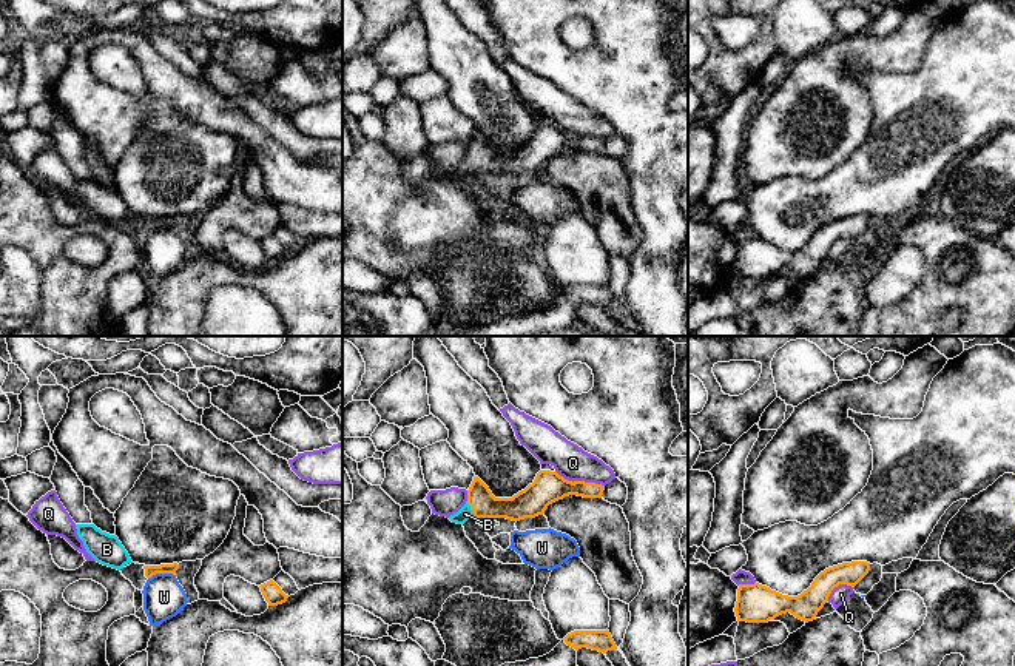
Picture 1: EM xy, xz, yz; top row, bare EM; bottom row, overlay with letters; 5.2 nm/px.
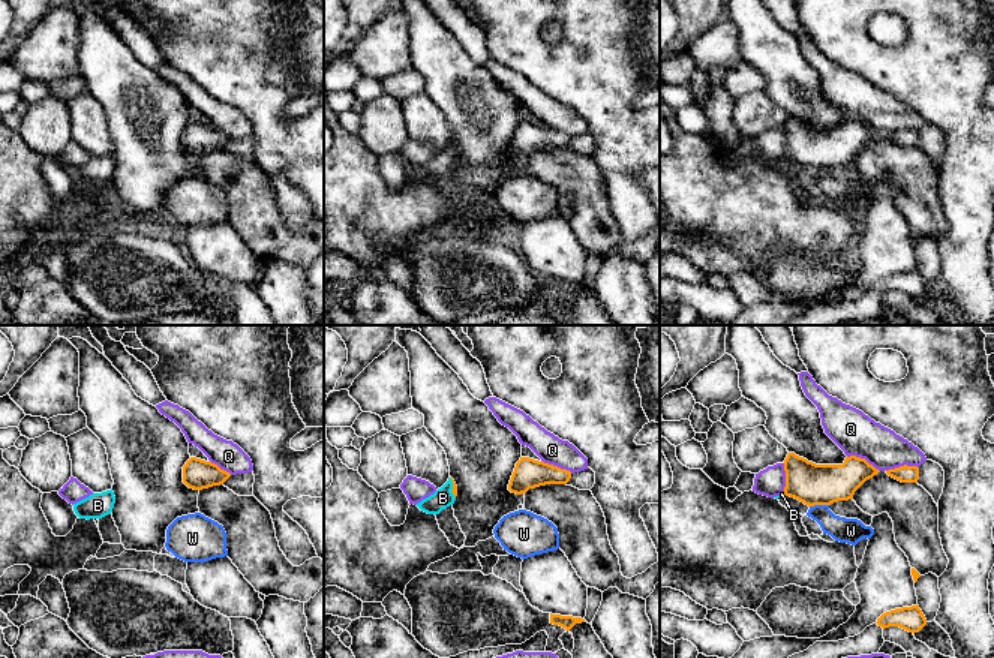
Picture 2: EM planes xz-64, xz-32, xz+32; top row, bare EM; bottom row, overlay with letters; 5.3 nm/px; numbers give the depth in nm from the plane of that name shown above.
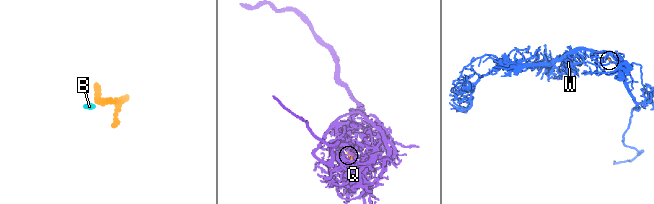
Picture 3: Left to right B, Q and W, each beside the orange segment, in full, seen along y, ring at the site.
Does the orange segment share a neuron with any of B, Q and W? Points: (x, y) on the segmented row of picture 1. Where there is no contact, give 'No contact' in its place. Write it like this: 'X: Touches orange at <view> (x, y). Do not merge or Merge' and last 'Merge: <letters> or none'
B: Touches orange at xz (471, 507). Merge
Q: Touches orange at xz (580, 481). Do not merge
W: Touches orange at xy (161, 572). Do not merge
Merge: B

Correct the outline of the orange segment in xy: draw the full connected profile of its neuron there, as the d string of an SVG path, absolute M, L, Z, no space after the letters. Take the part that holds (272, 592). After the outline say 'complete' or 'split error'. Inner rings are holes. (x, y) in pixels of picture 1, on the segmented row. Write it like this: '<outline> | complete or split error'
M273 580L261 584L259 587L268 606L282 604L288 598L288 595L285 595L282 589Z | complete

